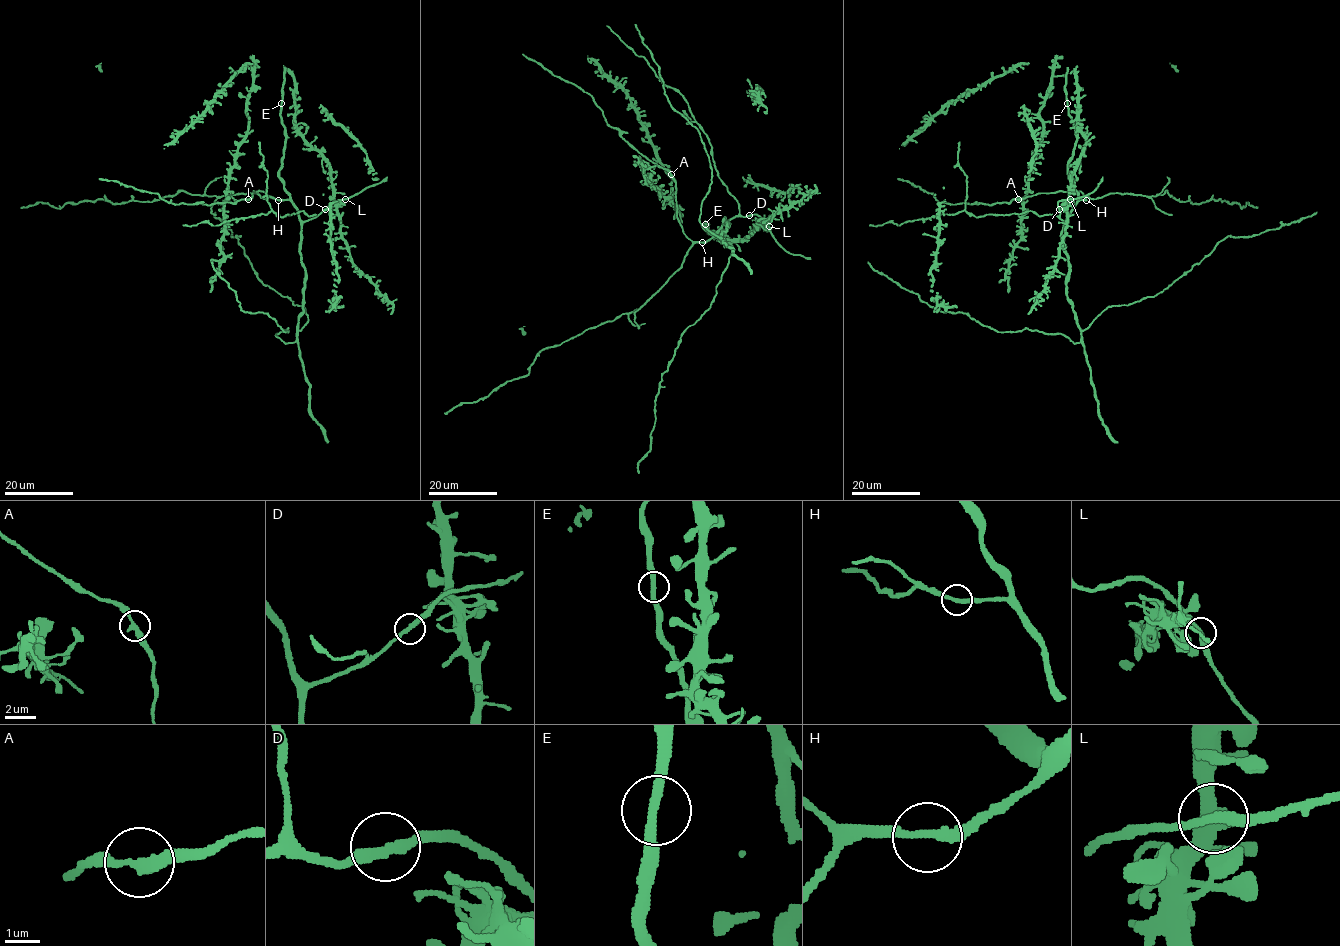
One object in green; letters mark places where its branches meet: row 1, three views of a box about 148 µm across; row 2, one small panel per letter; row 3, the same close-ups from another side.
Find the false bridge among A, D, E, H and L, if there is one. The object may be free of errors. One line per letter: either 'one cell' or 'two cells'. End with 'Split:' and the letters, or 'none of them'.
A: one cell
D: one cell
E: one cell
H: one cell
L: one cell
Split: none of them

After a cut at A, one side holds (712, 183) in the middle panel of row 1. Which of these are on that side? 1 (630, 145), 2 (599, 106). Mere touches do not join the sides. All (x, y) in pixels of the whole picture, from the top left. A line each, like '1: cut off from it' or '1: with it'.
1: cut off from it
2: cut off from it

